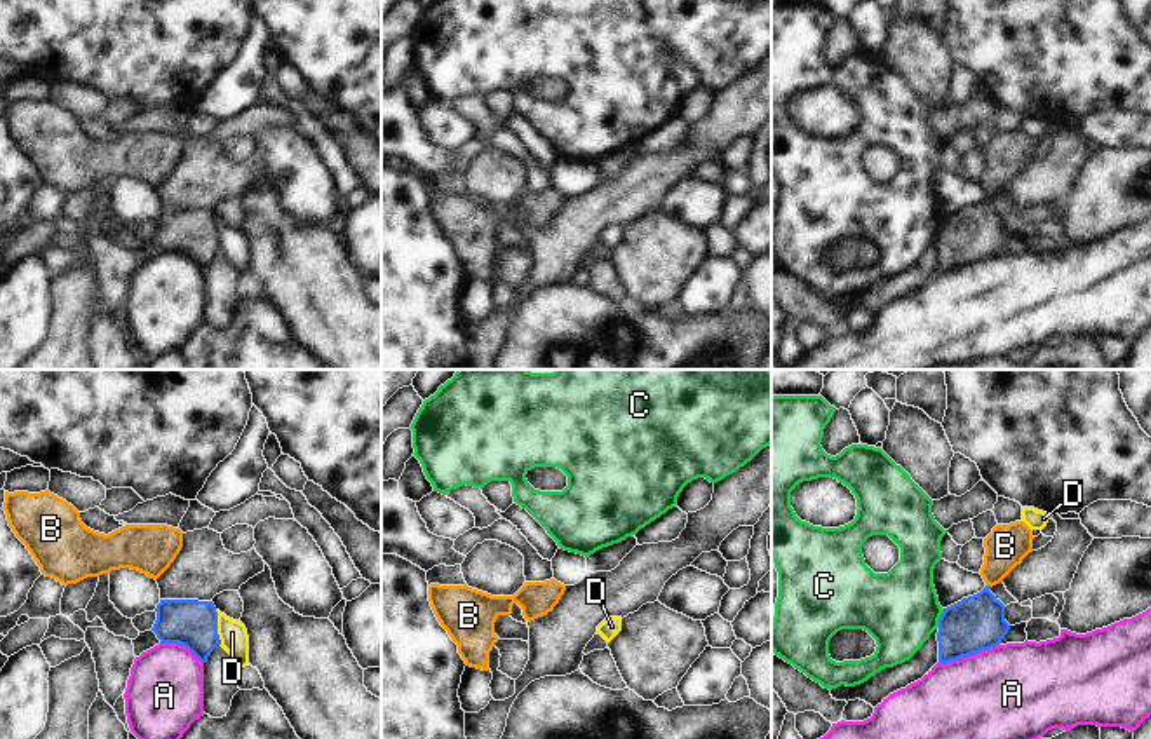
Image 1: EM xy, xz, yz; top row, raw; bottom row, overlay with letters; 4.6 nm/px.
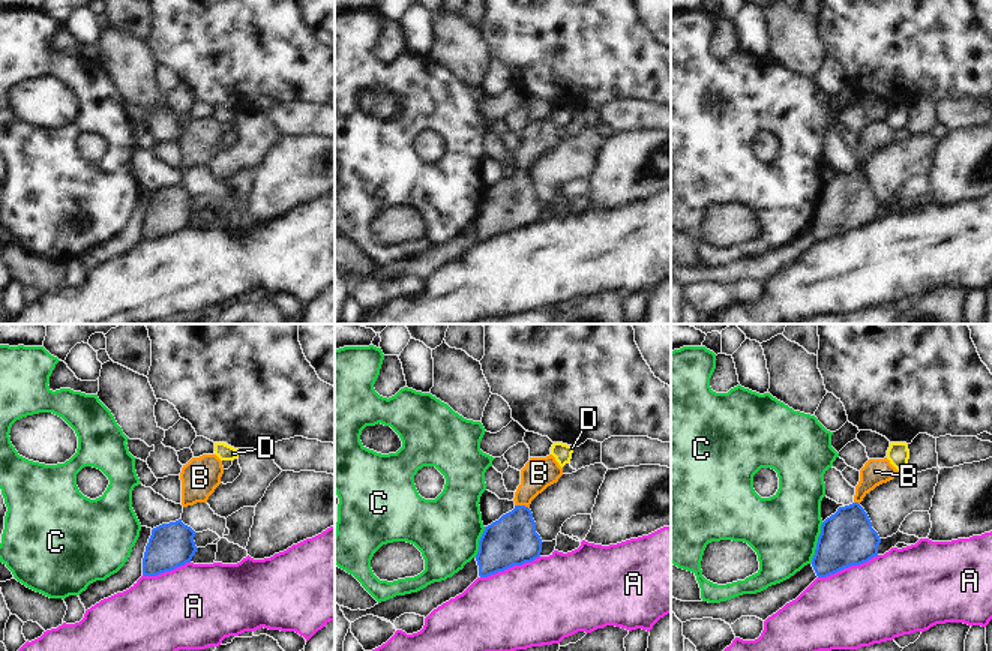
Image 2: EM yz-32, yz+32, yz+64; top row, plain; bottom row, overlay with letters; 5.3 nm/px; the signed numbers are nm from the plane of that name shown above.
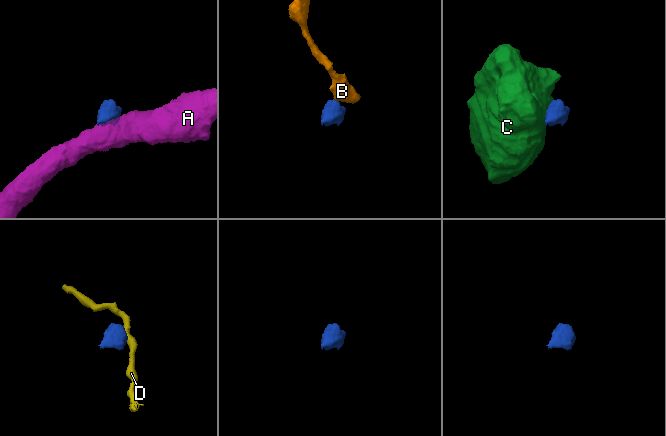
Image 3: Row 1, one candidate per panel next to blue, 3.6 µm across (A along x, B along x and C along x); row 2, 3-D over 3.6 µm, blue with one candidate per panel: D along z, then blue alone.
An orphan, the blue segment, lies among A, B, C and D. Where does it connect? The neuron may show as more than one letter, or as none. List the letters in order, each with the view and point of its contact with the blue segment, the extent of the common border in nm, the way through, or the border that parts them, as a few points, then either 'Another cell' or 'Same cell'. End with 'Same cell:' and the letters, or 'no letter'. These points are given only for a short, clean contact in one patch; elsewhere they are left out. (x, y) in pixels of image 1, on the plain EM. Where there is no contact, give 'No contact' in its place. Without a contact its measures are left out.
A: Touches blue at yz (969, 264). Shared border 300 nm. Boundary: yz (998, 253), (939, 272). Another cell
B: Touches blue at yz (989, 196). Shared border 30 nm. Path across: yz (977, 232), (982, 225), (989, 196), (1005, 155). Same cell
C: Touches blue at yz (941, 227). Shared border 90 nm. Boundary: yz (944, 218), (937, 236). Another cell
D: Touches blue at xy (216, 237). Shared border 160 nm. Boundary: xy (215, 220), (222, 253). Another cell
Same cell: B

